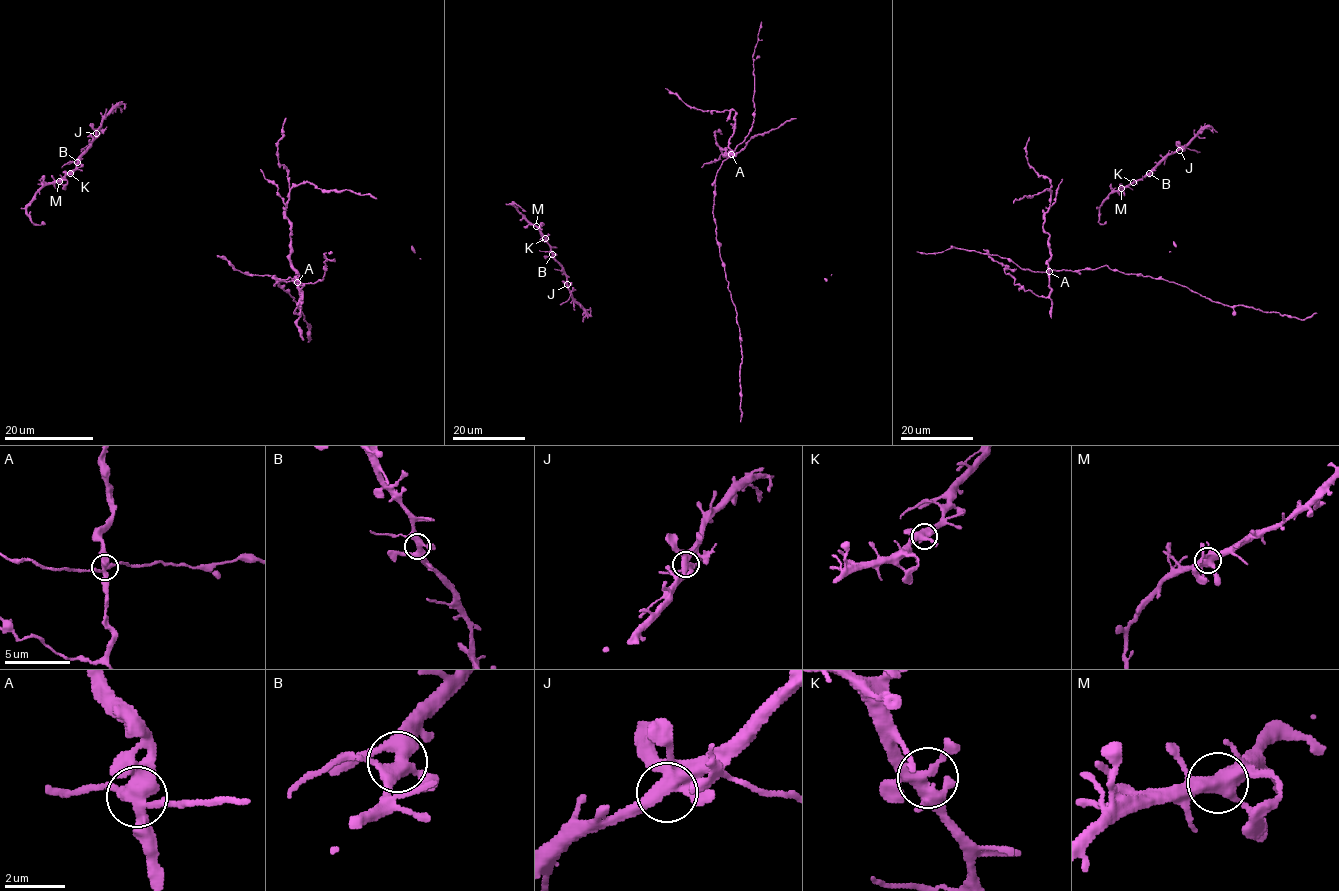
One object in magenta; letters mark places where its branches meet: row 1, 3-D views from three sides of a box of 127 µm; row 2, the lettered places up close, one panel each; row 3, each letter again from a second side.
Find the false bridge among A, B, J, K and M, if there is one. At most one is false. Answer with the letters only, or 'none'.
A

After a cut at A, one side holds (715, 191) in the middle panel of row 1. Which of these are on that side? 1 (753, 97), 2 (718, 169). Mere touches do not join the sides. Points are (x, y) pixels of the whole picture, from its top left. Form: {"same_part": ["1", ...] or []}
{"same_part": ["1", "2"]}

